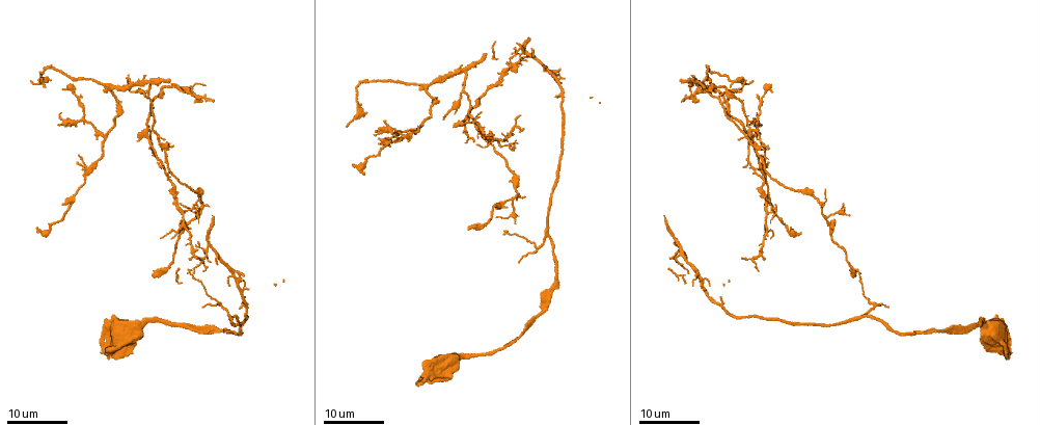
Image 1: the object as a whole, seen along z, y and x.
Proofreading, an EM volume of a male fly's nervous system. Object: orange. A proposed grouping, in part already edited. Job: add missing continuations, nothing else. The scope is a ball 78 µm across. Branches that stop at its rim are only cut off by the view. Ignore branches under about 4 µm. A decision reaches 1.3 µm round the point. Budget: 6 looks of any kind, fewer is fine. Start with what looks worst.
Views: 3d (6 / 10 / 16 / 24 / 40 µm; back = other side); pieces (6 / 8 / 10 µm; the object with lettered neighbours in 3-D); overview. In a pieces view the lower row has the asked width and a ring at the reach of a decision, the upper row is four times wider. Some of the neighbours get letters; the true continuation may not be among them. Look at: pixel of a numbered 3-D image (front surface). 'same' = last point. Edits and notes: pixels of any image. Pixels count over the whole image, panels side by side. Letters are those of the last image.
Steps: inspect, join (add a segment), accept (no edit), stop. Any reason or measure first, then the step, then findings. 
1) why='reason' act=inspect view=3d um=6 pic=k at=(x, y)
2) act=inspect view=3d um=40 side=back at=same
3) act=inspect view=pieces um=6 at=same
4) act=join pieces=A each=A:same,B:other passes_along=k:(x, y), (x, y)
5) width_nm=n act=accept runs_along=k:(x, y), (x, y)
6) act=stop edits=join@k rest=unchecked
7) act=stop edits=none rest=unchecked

why='an open end' act=inspect view=3d um=24 pic=1 at=(474, 140)

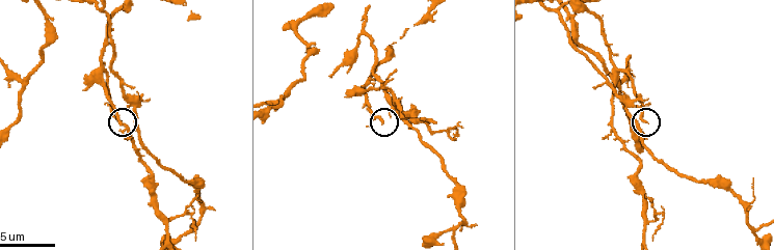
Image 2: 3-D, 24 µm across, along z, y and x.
act=inspect view=3d um=10 pic=2 at=(381, 122)

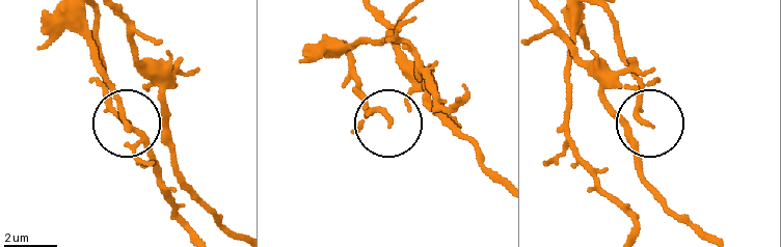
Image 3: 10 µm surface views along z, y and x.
act=inspect view=pieces um=10 pic=3 at=(650, 122)

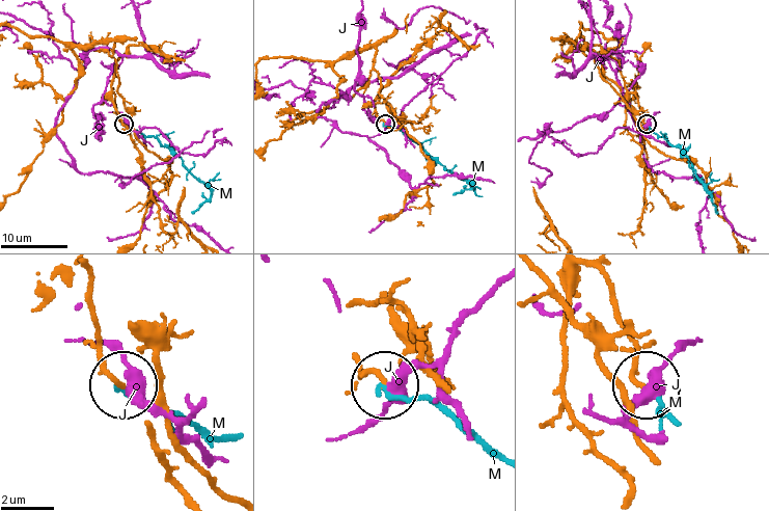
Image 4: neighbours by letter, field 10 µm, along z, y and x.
act=join pieces=M each=J:other,M:same passes_along=4:(637, 105), (650, 129), (677, 145), (688, 158), (711, 196) found='it goes on there'

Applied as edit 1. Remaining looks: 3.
act=inspect view=3d um=24 pic=1 at=(348, 124)

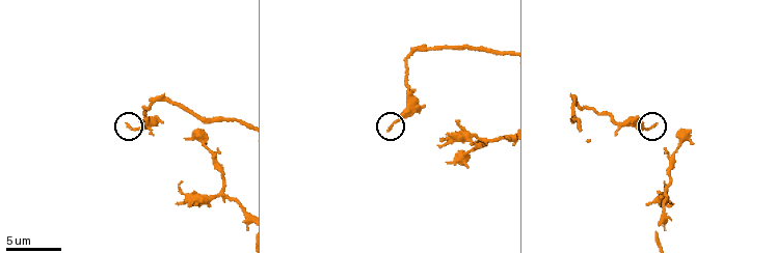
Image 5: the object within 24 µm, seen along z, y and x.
why='see the neighbours' act=inspect view=pieces um=10 pic=5 at=(392, 129)

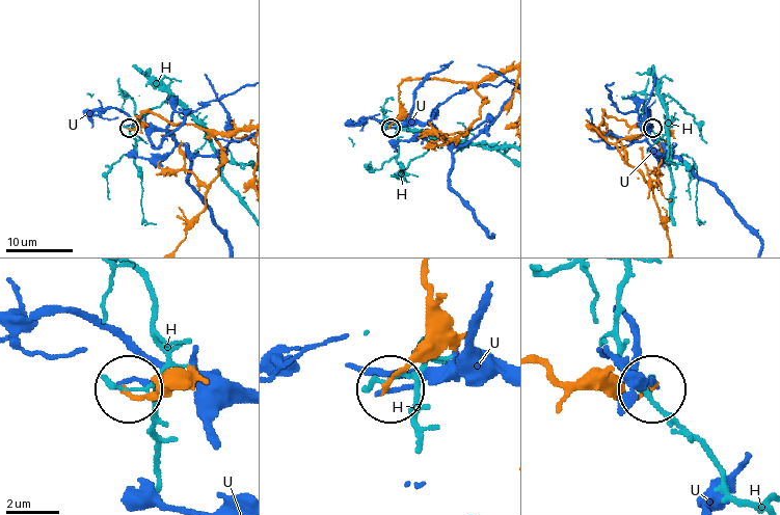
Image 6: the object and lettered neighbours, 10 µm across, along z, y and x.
act=accept each=H:other,U:other runs_along=6:(427, 276), (425, 350), (390, 387) found='no lettered segment goes on from it'

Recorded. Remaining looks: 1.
act=stop edits=join@4 rest=unchecked

